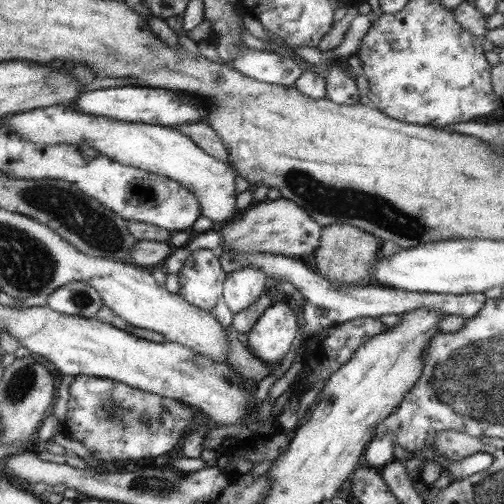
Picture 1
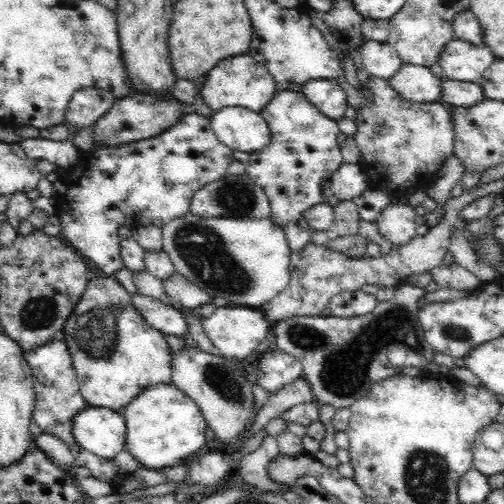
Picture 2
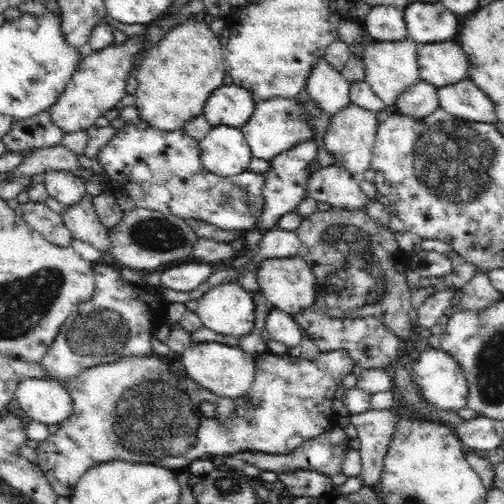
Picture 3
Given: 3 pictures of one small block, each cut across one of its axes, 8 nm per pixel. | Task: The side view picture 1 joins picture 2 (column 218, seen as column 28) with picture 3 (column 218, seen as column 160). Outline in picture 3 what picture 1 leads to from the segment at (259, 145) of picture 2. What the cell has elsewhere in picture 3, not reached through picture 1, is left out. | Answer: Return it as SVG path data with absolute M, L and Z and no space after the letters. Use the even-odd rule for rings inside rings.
M216 126L204 140L200 140L200 158L208 172L230 178L248 170L252 148L242 130L232 126Z

